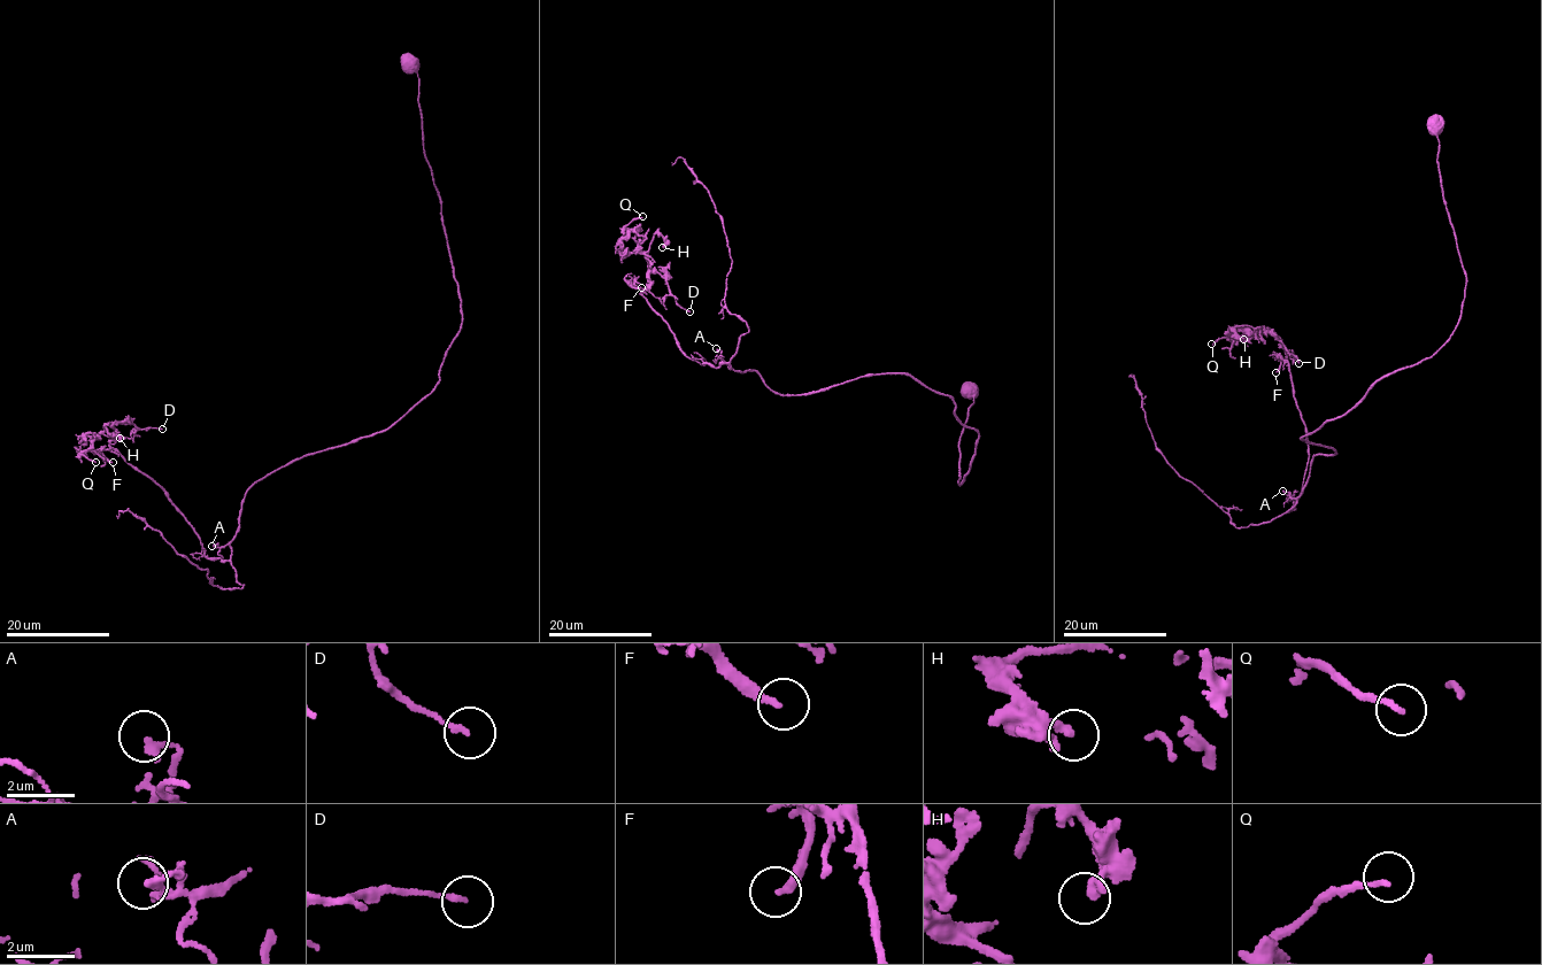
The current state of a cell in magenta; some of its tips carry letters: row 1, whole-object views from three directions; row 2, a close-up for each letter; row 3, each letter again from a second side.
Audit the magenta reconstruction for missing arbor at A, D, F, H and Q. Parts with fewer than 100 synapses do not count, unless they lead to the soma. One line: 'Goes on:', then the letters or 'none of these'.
Goes on: none of these

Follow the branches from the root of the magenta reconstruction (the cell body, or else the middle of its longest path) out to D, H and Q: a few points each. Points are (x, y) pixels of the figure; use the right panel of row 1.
D: (1438, 125), (1457, 325), (1301, 438), (1336, 453), (1313, 457), (1287, 511), (1309, 454), (1286, 352), (1298, 363)
H: (1438, 125), (1457, 325), (1301, 438), (1336, 453), (1294, 510), (1287, 353), (1243, 339)
Q: (1438, 125), (1457, 325), (1301, 438), (1336, 453), (1294, 510), (1309, 446), (1285, 347), (1257, 326), (1211, 344)

